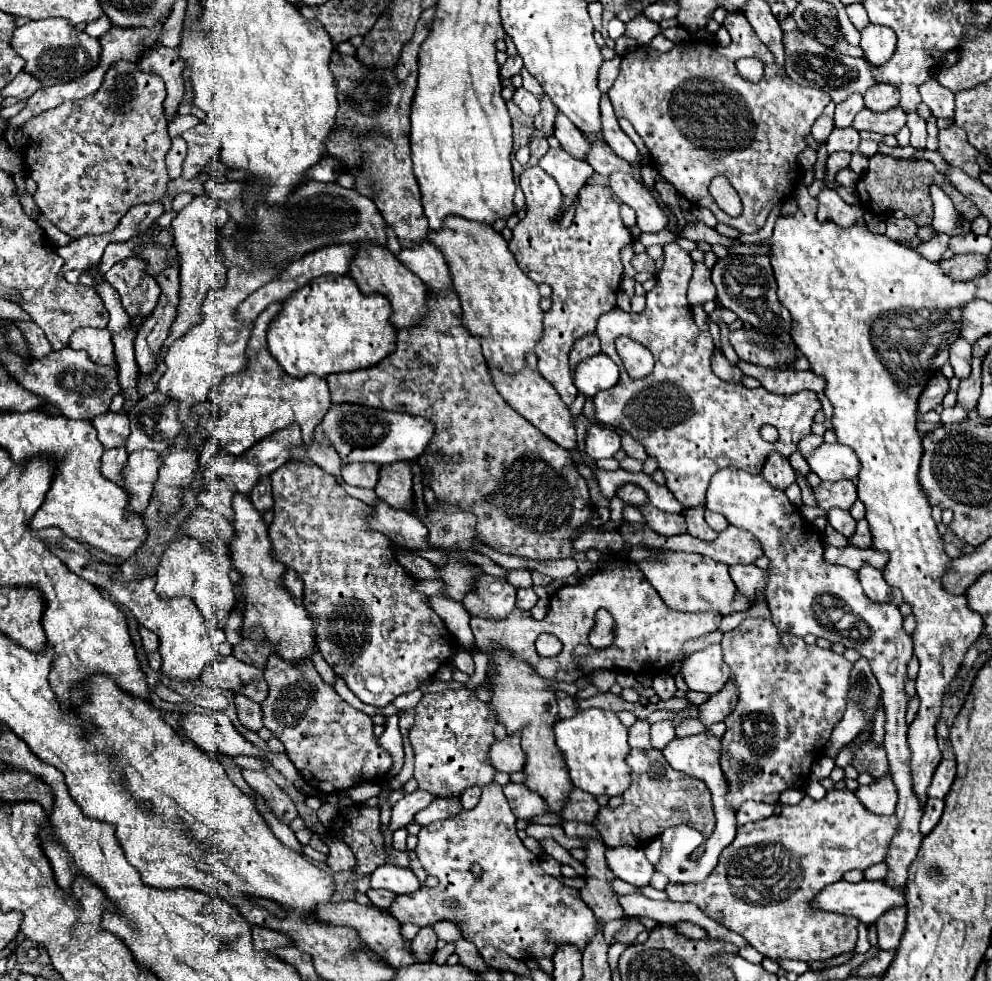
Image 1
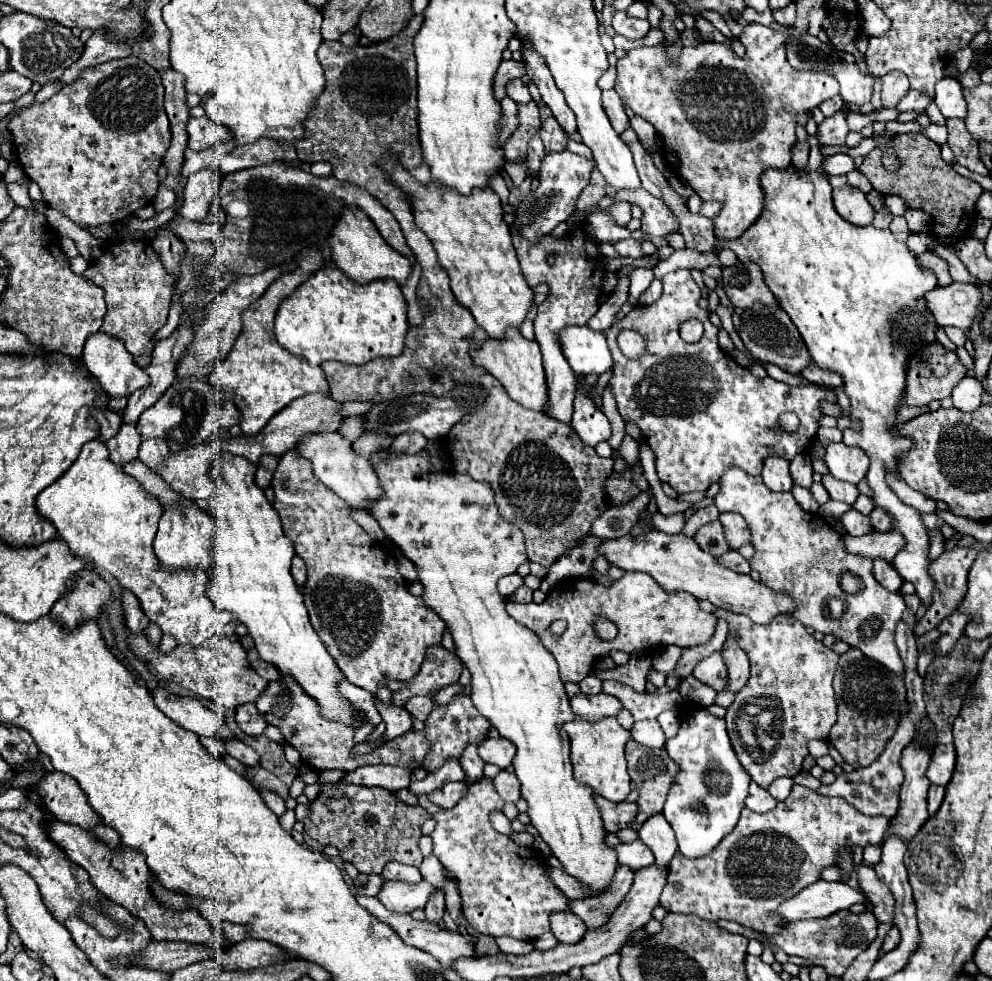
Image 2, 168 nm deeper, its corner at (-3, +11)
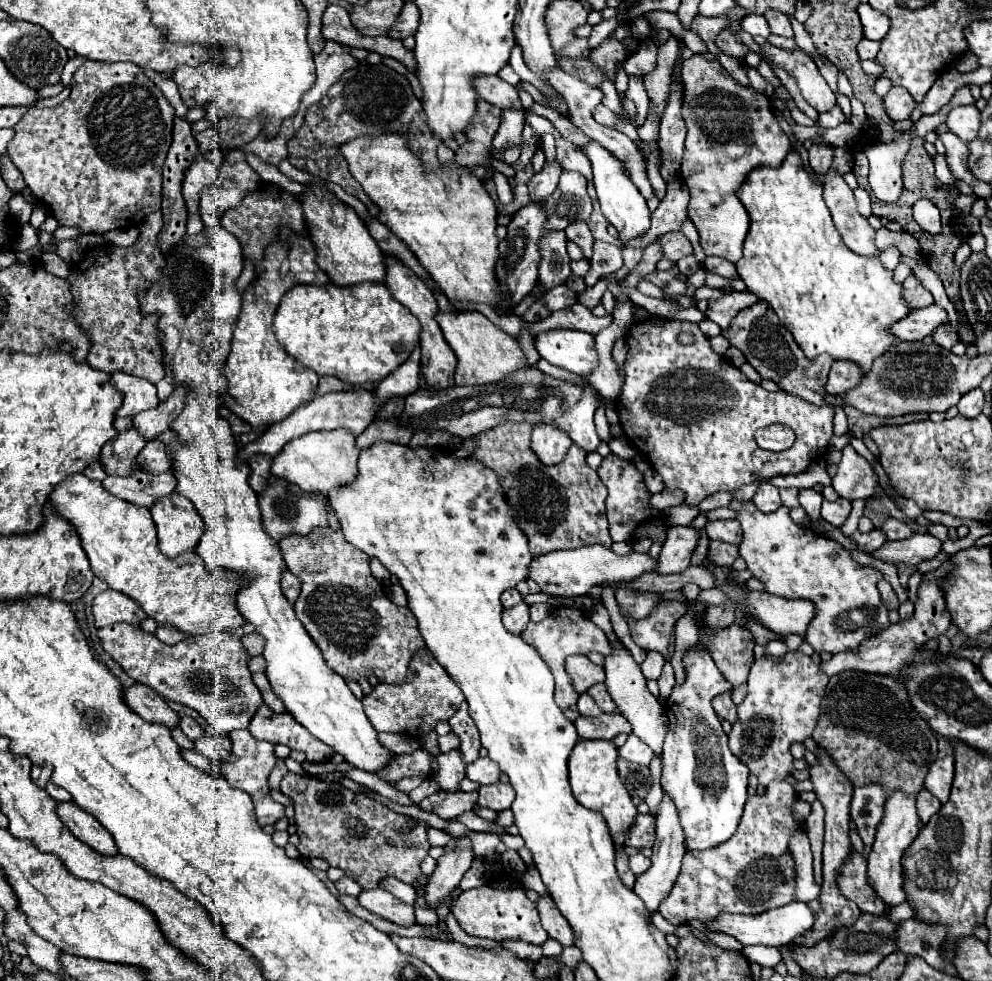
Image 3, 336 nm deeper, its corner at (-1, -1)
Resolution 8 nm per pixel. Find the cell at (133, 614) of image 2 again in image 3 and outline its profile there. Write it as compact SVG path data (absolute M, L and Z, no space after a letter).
M105 590L99 596L95 596L93 616L97 628L105 628L119 622L139 626L147 618L147 614L143 614L143 610L129 596L117 590Z

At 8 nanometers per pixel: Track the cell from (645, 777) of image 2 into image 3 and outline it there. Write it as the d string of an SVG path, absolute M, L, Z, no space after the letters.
M619 758L617 760L617 770L619 770L619 778L627 786L627 790L631 794L639 794L641 800L645 800L645 796L651 790L649 766L641 766L641 764L629 762L625 758Z

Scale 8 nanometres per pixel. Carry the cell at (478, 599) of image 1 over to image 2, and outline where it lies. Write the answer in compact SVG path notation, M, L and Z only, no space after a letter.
M509 574L509 576L503 576L501 580L499 580L499 594L501 596L505 596L505 598L509 598L519 586L523 584L523 578L519 576L519 574Z

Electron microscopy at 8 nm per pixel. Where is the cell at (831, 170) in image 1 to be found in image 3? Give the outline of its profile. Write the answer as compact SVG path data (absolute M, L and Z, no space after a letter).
M963 86L963 88L959 88L959 90L955 92L953 100L945 106L945 110L939 110L939 112L933 114L933 116L921 116L921 120L917 120L909 130L901 132L897 140L893 140L893 142L889 142L889 144L867 144L867 146L861 148L861 152L867 156L869 166L871 166L871 168L869 168L869 184L871 184L871 190L873 190L873 194L875 194L879 200L895 202L895 200L901 196L901 192L903 192L901 166L903 166L903 158L907 156L907 150L909 150L911 140L917 138L917 136L923 138L927 132L931 132L931 130L935 130L939 124L943 124L943 122L945 122L945 114L949 112L949 106L965 106L965 104L975 104L975 98L971 96L971 92L969 92L967 86Z

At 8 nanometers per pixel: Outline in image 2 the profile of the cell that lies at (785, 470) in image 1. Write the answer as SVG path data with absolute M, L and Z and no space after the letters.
M769 456L765 460L761 478L763 478L765 486L773 492L789 492L793 486L793 480L789 474L789 462L779 456Z

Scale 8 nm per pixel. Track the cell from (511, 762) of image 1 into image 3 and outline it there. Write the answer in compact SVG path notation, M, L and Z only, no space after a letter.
M479 758L467 766L467 778L481 784L495 784L501 778L501 770L491 758Z

